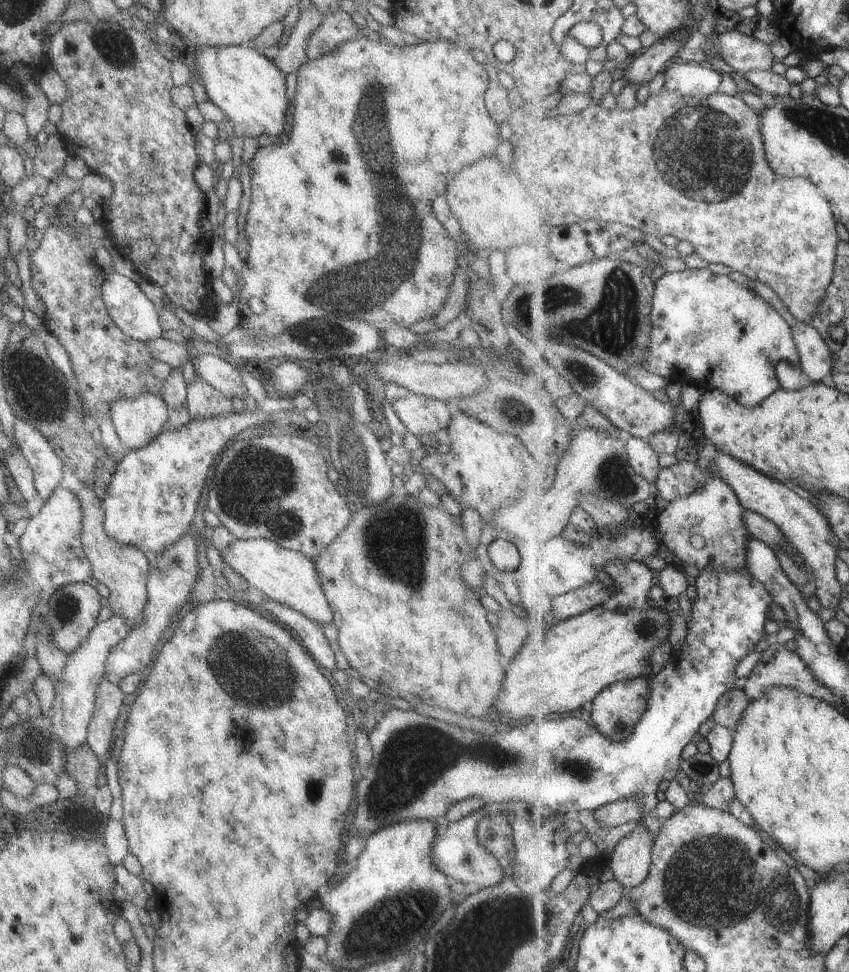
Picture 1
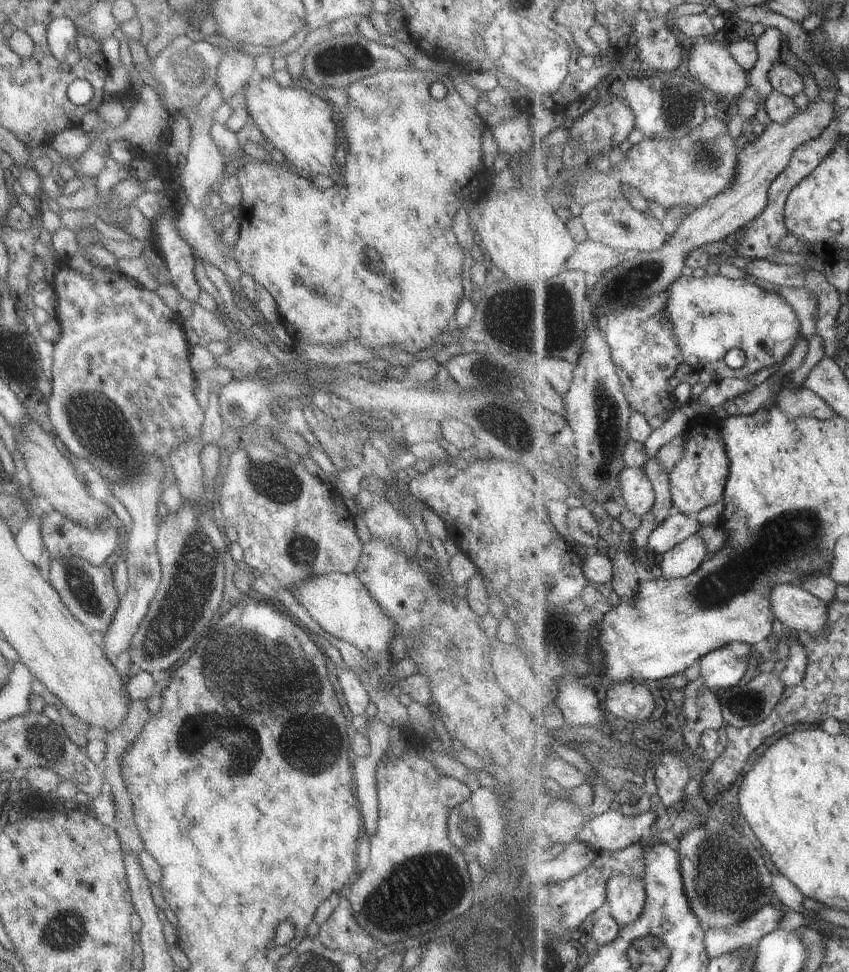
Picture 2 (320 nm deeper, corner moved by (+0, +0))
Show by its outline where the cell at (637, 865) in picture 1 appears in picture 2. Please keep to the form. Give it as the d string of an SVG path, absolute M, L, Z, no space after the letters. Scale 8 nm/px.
M617 875L608 882L610 914L622 927L643 914L647 900L645 885L643 879L629 875Z

